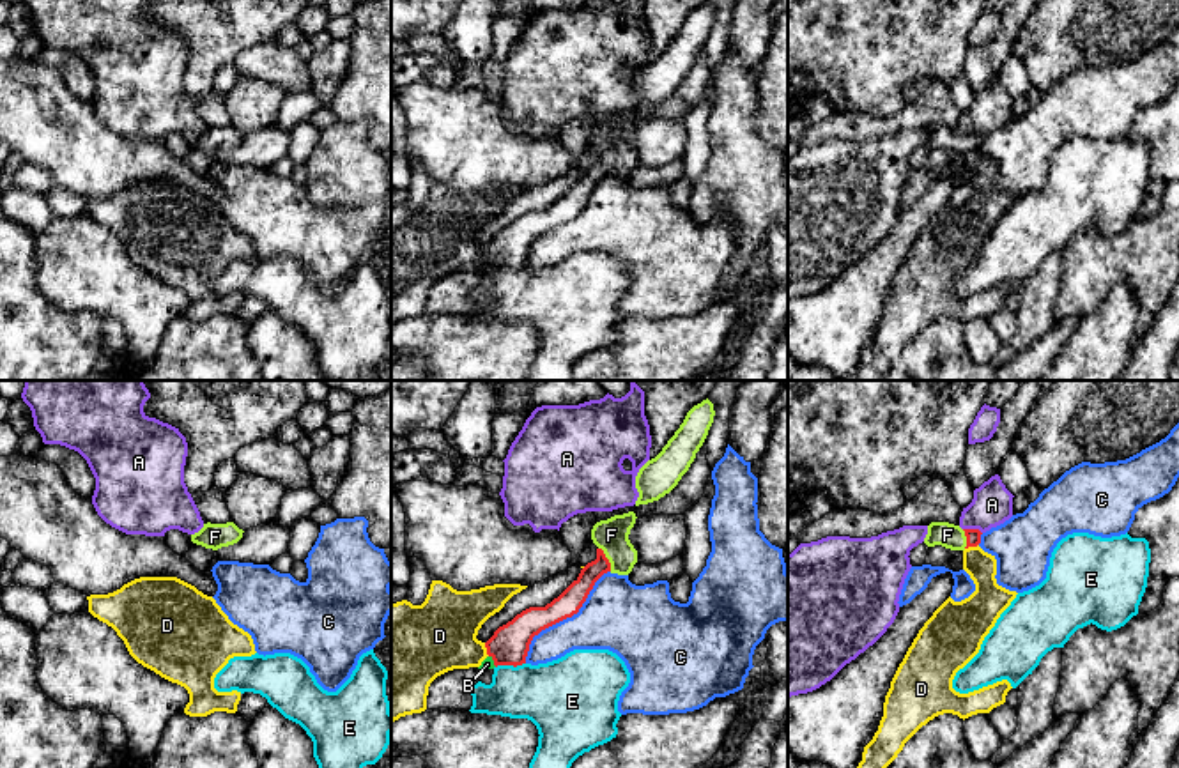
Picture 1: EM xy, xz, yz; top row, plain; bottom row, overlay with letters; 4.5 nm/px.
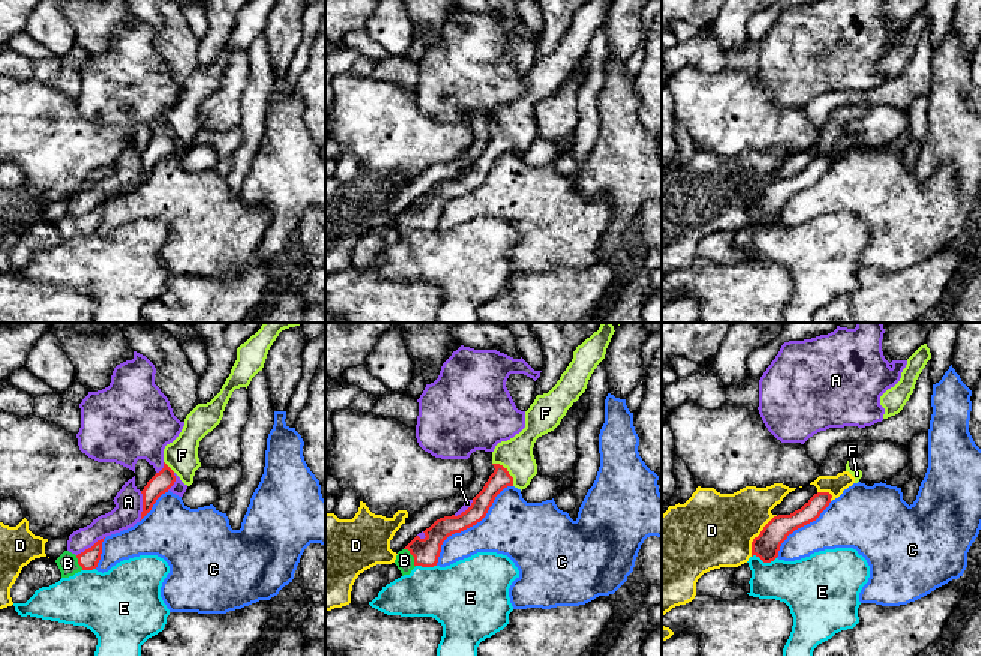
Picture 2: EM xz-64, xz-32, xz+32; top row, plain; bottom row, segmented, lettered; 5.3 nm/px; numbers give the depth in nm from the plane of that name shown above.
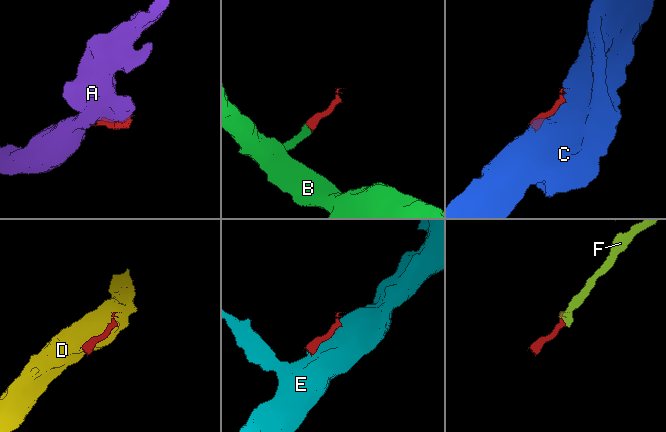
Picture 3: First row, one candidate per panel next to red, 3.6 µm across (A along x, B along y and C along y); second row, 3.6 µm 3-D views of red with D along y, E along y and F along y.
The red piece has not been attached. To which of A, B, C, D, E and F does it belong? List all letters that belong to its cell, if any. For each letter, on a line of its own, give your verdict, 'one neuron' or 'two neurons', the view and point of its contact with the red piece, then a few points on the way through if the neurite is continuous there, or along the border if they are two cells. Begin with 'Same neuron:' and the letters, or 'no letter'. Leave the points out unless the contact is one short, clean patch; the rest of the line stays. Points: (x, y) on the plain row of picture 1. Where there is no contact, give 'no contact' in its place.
Same neuron: B, F
A: two neurons | yz (972, 133)
B: one neuron | xz (493, 262) | across xz (510, 246), (493, 262), (487, 268)
C: two neurons | xz (563, 222)
D: two neurons | xz (487, 253)
E: two neurons | xz (510, 268) | along xz (524, 266), (496, 271)
F: one neuron | xz (608, 163) | across xz (570, 204), (608, 163), (611, 138)

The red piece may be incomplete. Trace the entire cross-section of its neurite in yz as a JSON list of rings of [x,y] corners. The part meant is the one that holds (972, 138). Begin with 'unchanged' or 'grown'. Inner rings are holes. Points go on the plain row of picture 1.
grown; [[[931,126],[924,147],[928,150],[942,149],[951,154],[965,154],[981,147],[979,133],[961,133],[949,126]]]

